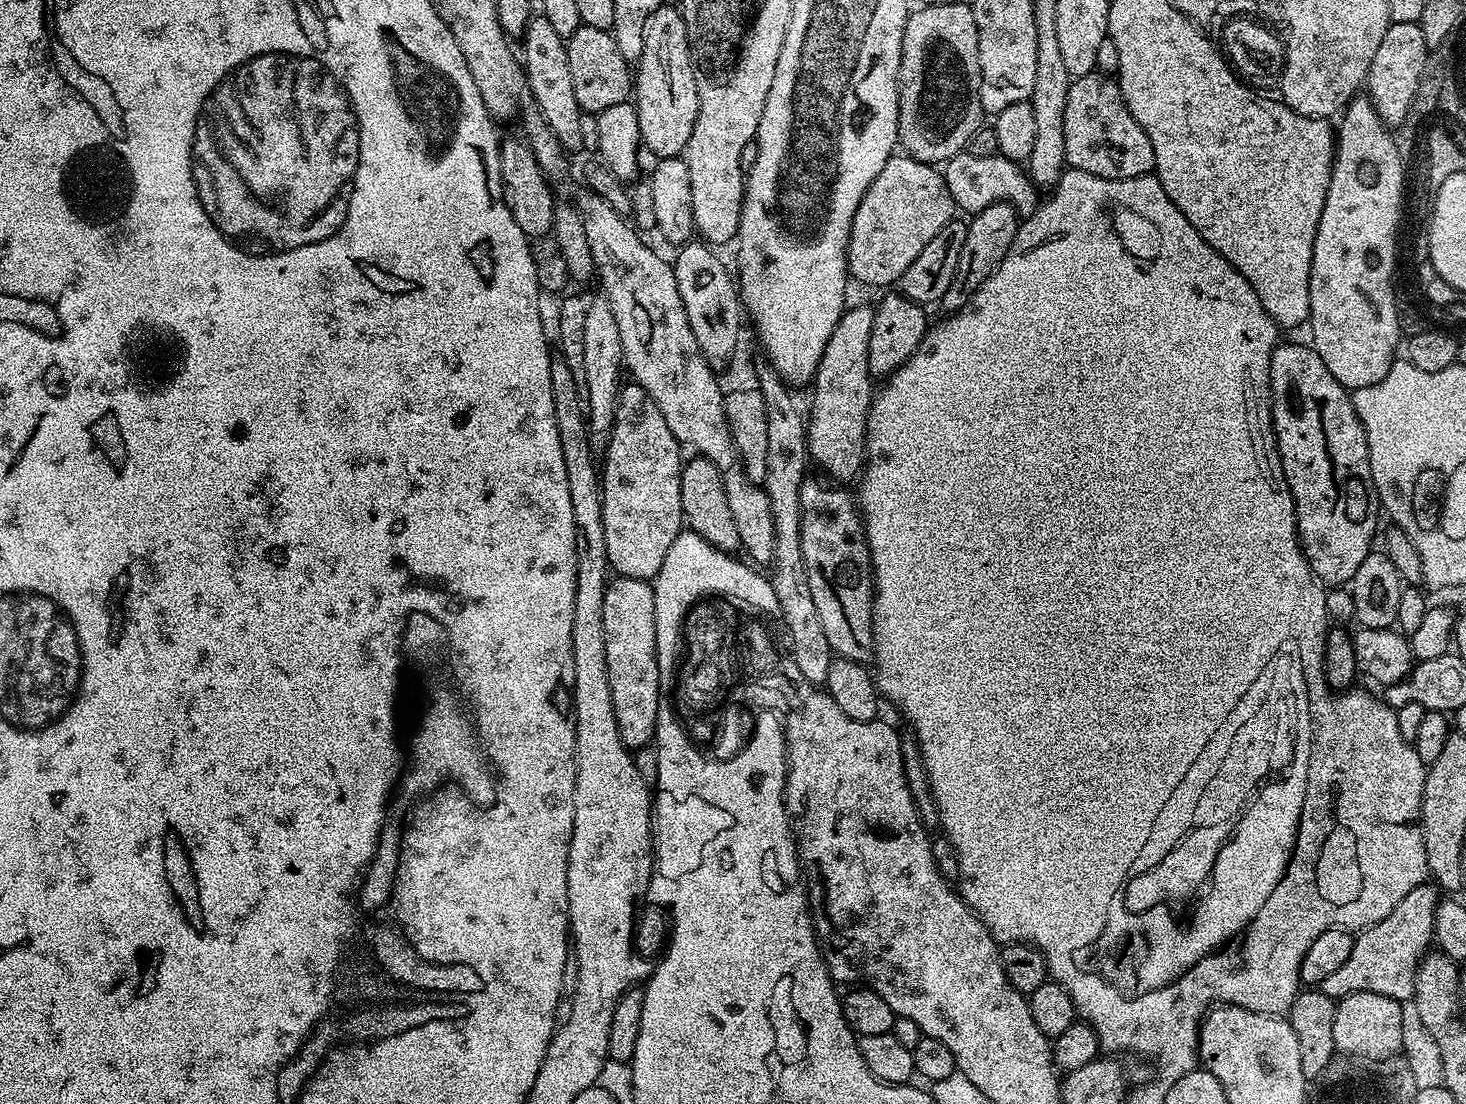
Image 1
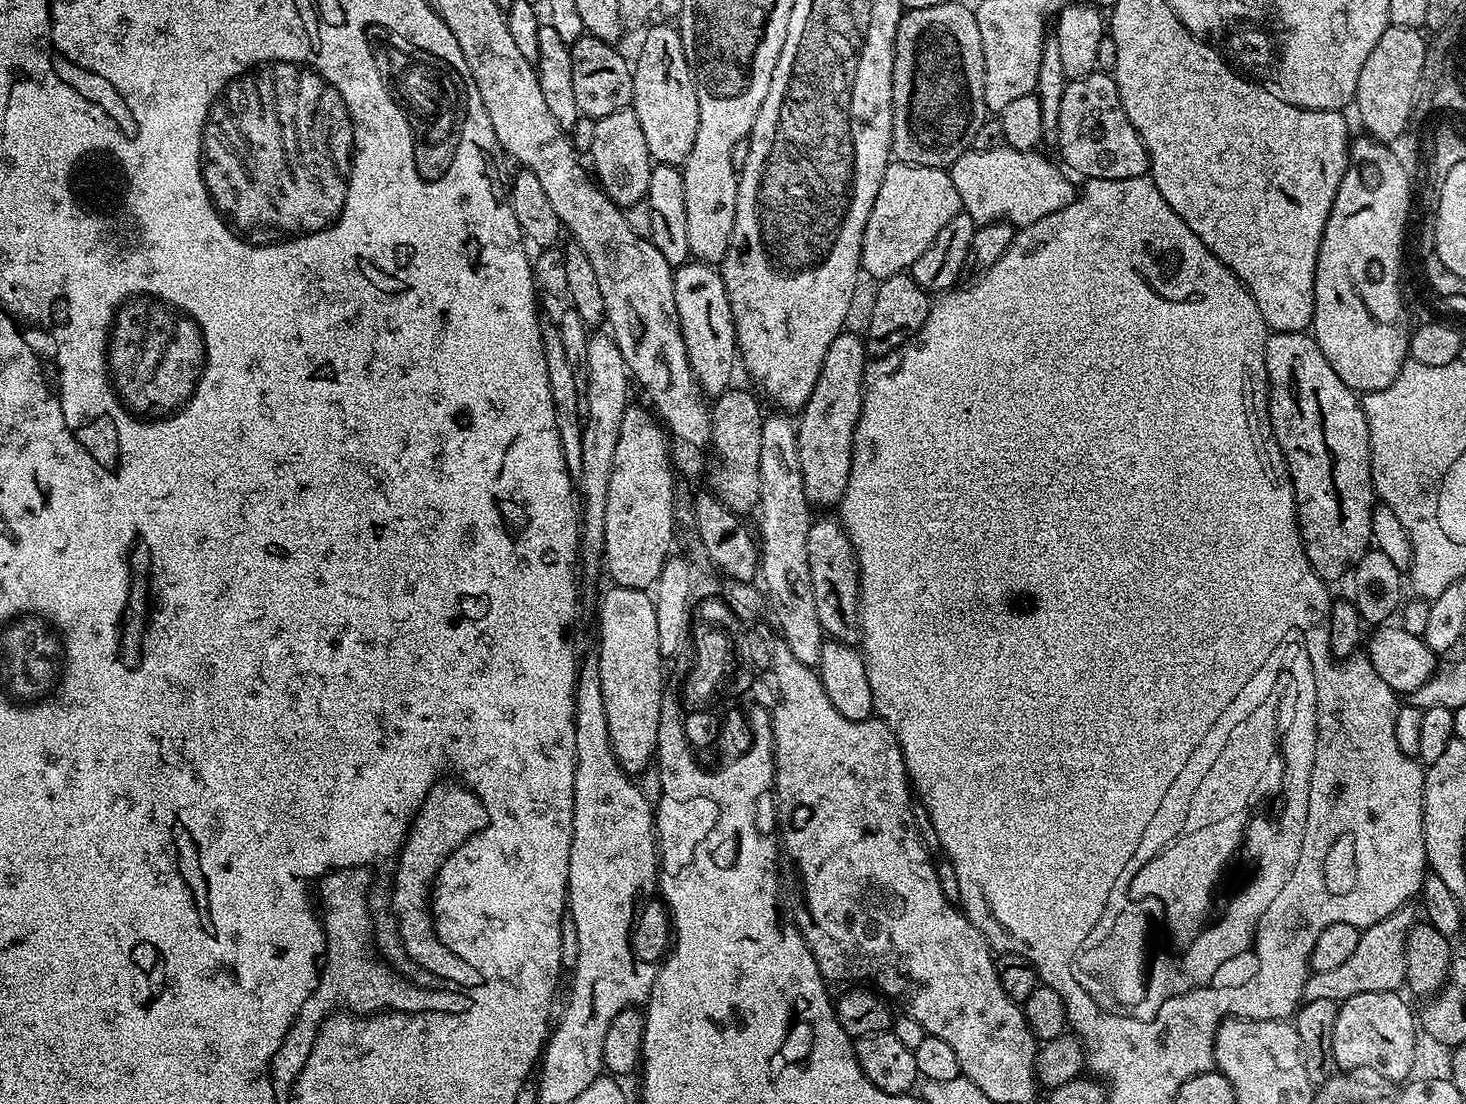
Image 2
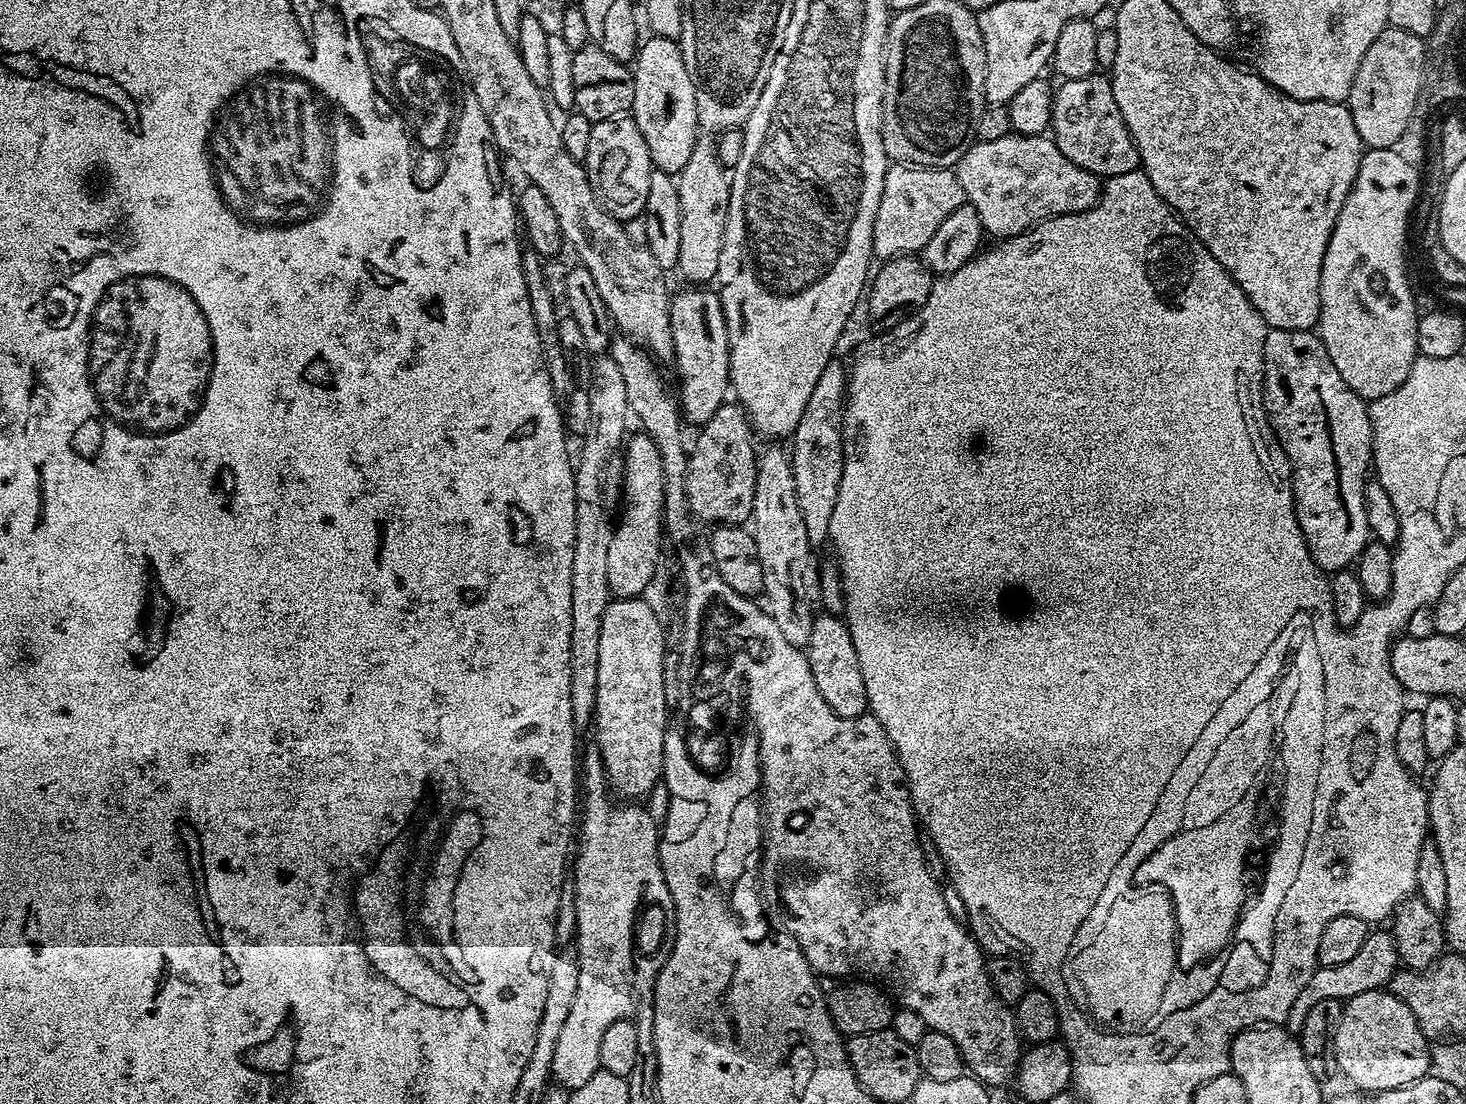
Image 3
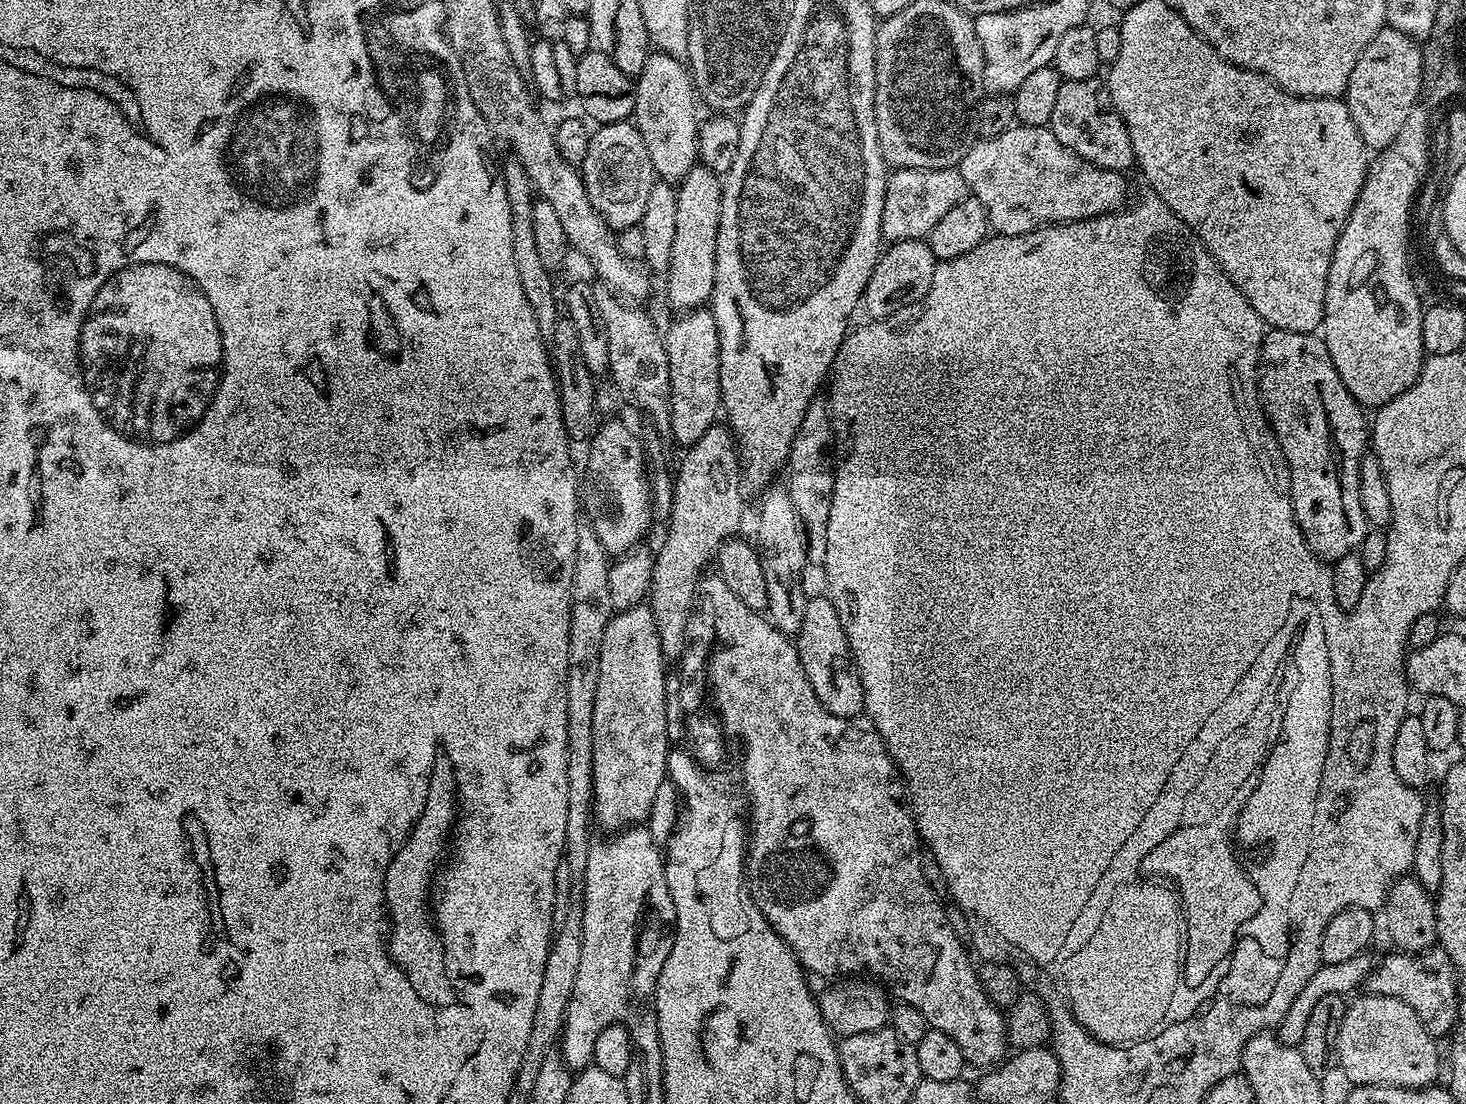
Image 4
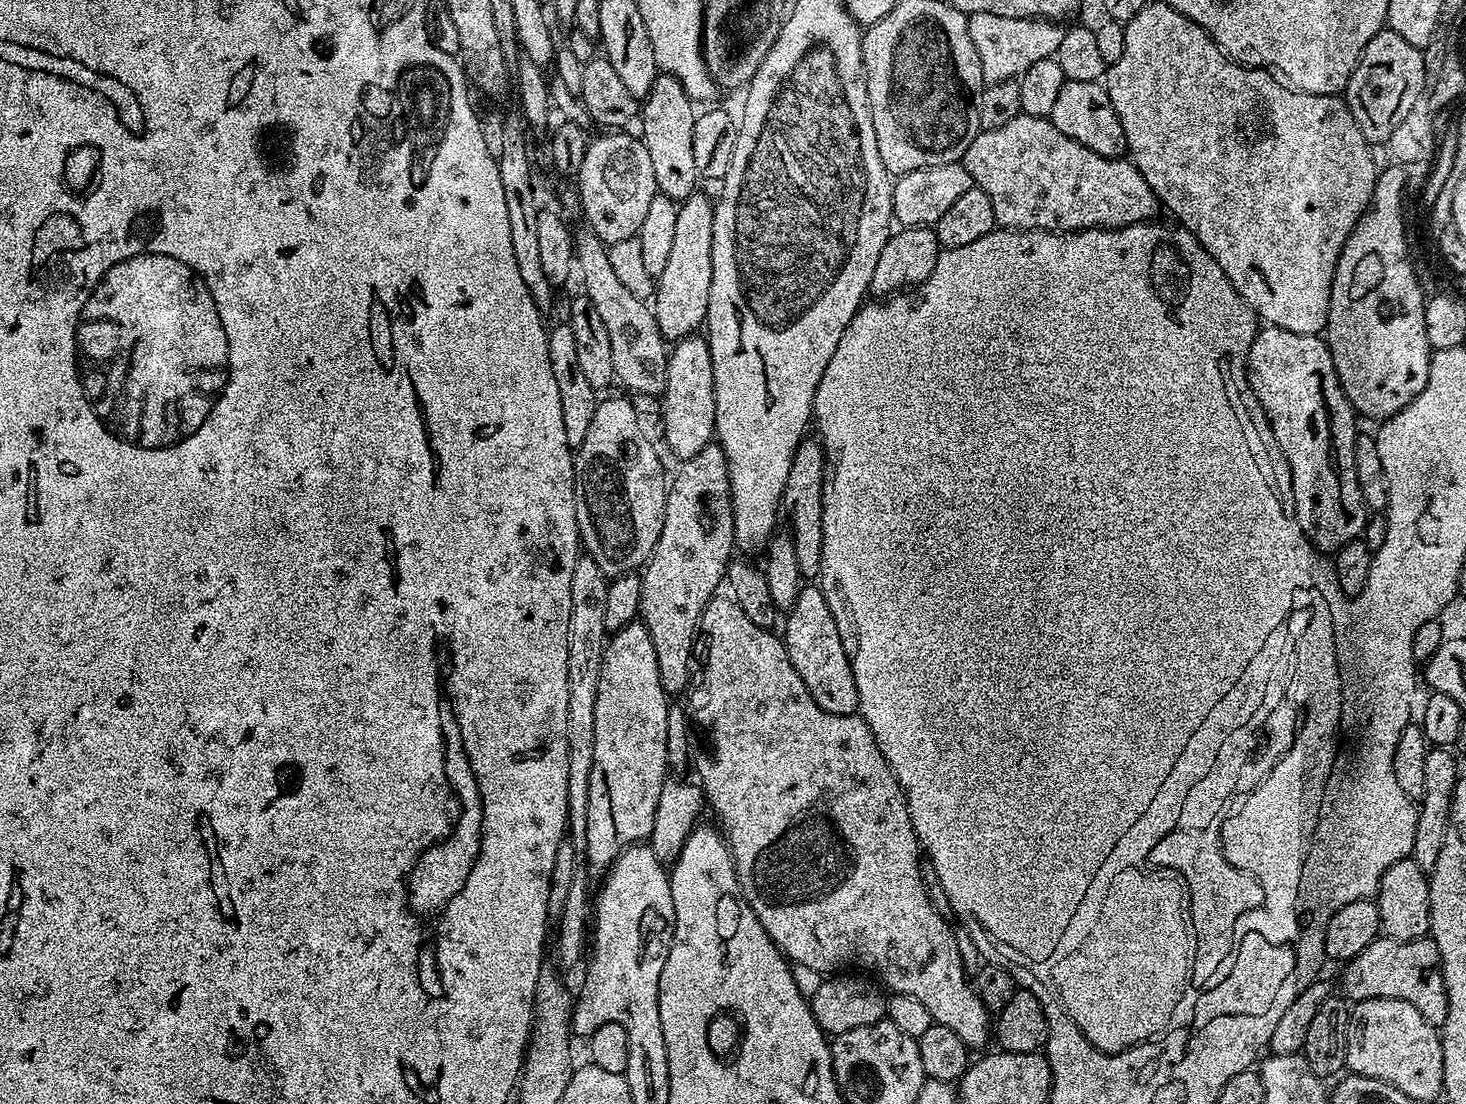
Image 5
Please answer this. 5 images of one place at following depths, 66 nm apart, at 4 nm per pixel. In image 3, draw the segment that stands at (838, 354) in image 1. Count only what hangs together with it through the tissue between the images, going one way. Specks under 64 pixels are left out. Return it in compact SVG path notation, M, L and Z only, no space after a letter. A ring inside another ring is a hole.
M833 358L822 370L810 402L802 413L802 422L790 437L790 457L792 462L795 489L802 519L806 524L806 535L812 546L828 540L830 514L834 514L834 502L838 502L838 486L842 482L844 465L844 401L848 399L849 369Z

